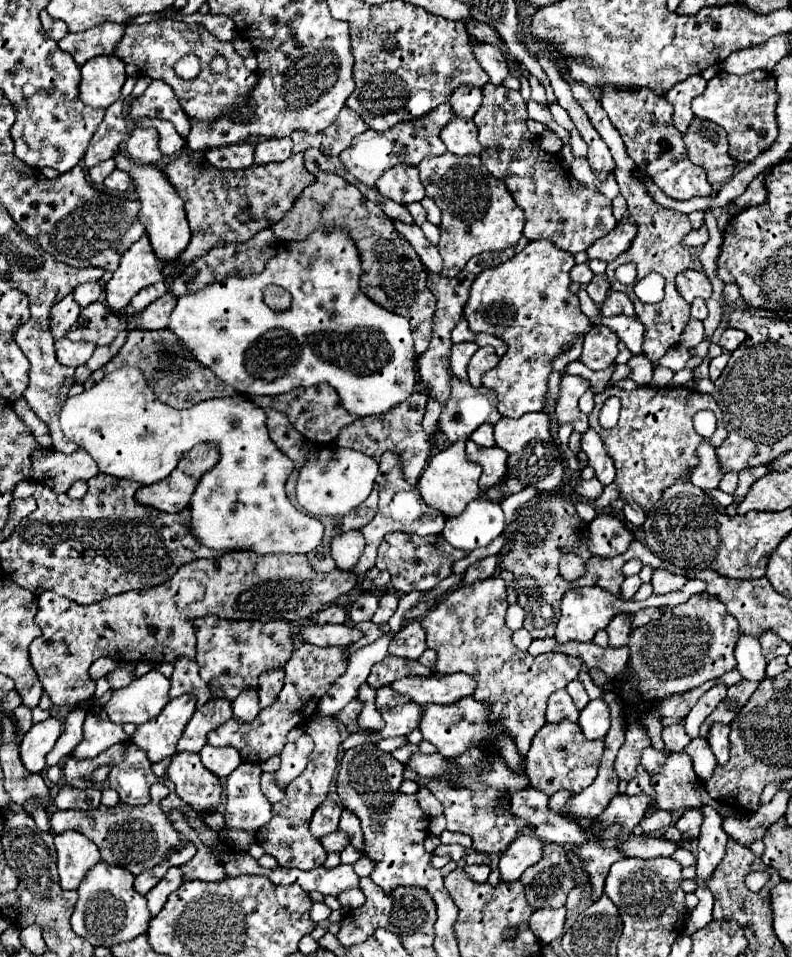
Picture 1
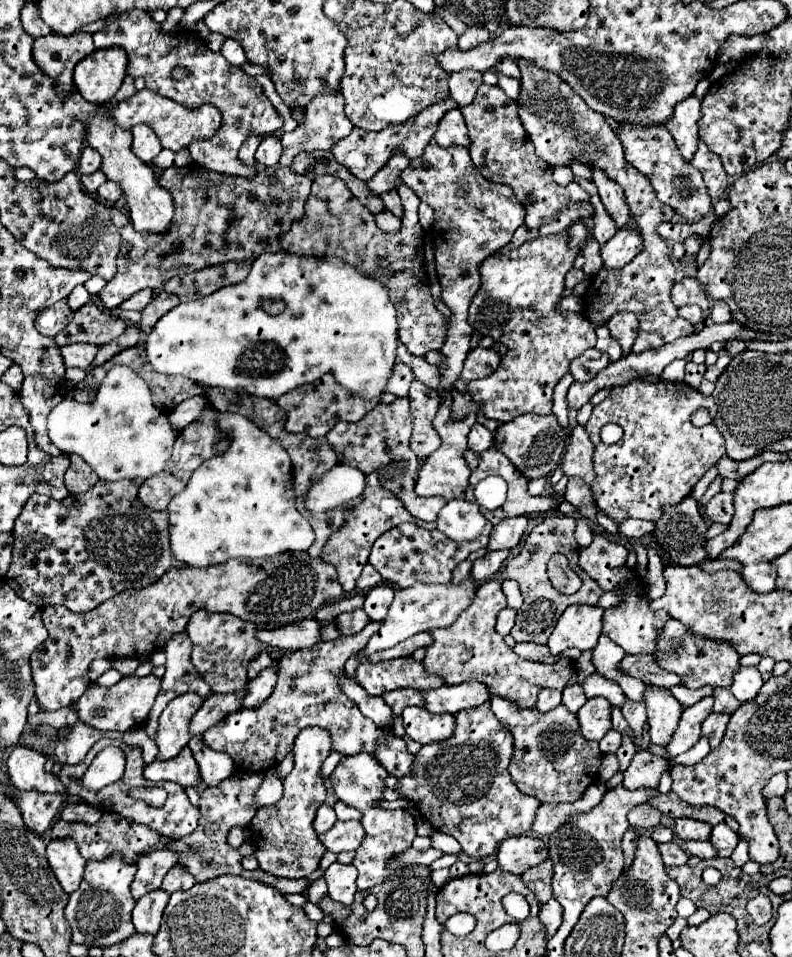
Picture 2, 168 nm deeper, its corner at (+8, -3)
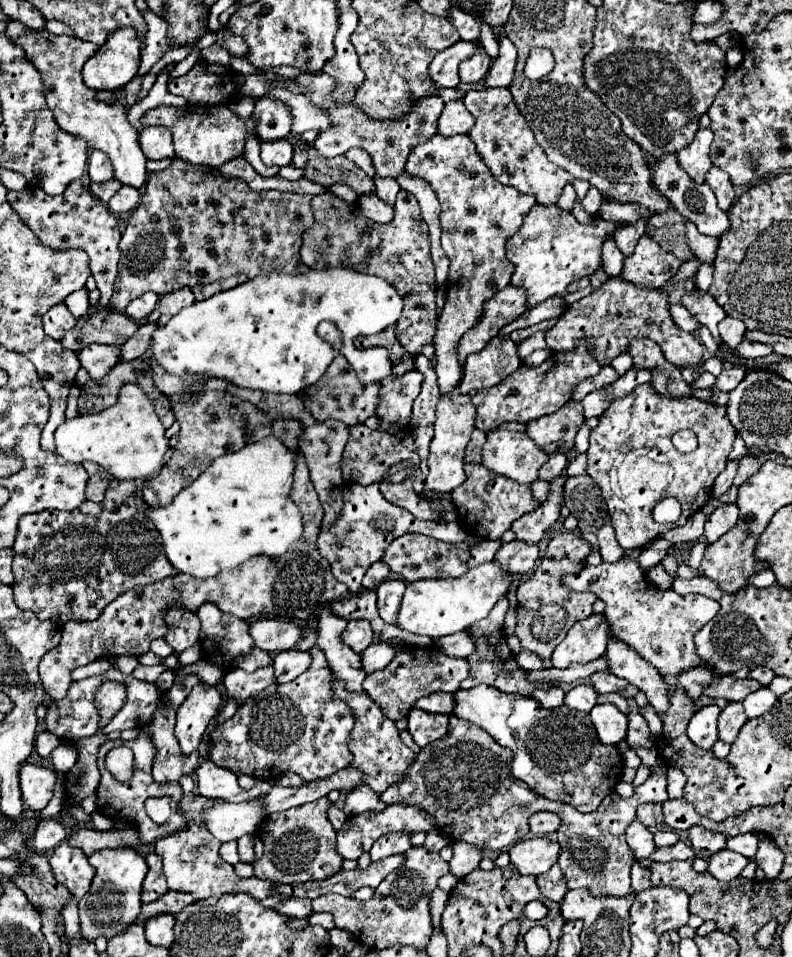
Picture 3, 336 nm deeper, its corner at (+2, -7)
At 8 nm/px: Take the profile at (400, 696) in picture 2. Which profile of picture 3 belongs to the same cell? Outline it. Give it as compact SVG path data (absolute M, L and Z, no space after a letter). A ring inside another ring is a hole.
M430 694L426 698L420 698L414 706L422 708L426 712L452 714L452 710L454 710L454 694Z

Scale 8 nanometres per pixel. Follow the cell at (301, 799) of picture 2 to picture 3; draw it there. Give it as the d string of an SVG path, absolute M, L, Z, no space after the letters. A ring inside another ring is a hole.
M320 798L318 802L302 804L264 818L258 828L258 834L264 840L264 854L254 864L254 876L282 884L304 884L308 880L324 880L338 874L342 870L342 858L334 846L336 830L326 818L328 808L328 798Z

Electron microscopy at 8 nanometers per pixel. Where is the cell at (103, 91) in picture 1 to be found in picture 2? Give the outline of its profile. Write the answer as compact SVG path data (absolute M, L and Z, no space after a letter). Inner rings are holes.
M122 48L94 50L74 68L74 86L84 100L104 104L114 98L126 76L126 54Z

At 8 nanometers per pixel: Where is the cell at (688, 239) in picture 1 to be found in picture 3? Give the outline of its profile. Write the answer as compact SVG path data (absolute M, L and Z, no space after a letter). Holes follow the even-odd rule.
M642 236L634 254L624 260L622 278L636 286L658 290L676 274L680 264L682 262L674 254L664 252L658 242Z

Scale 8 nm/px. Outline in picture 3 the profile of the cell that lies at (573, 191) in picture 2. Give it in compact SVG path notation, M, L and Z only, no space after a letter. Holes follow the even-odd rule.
M590 188L588 194L586 194L586 198L582 200L582 206L584 206L584 210L586 210L588 214L596 214L602 202L604 202L604 198L600 196L600 192L598 192L596 188Z

